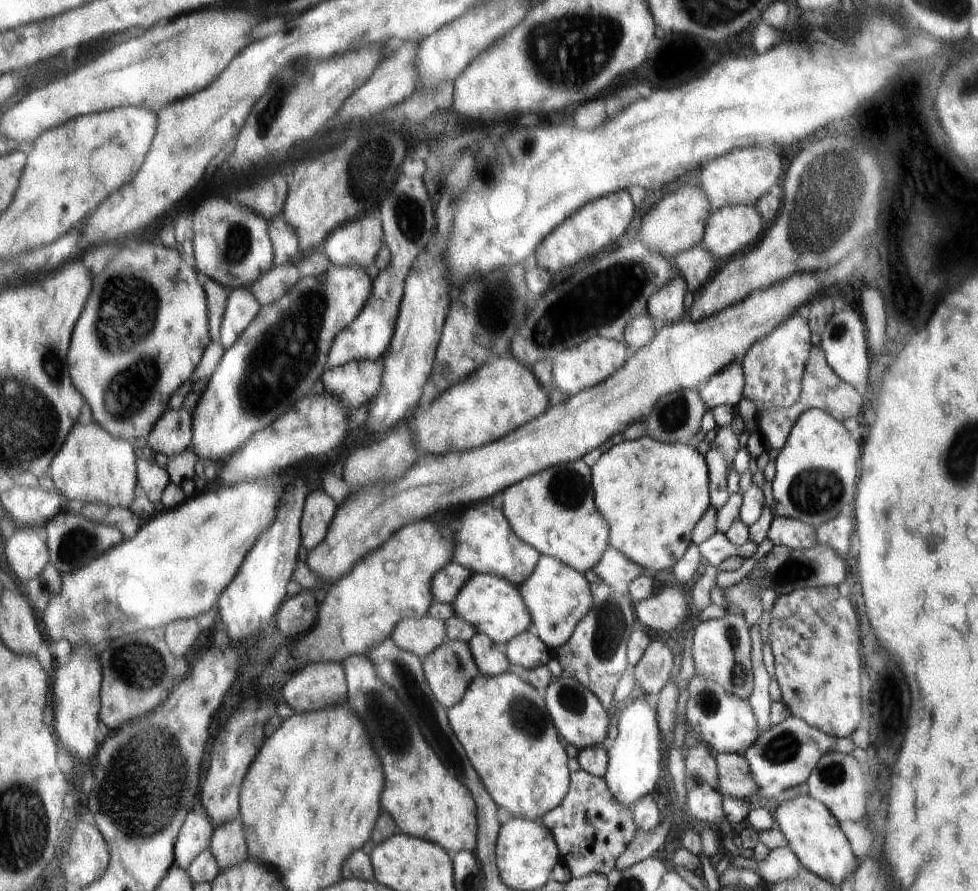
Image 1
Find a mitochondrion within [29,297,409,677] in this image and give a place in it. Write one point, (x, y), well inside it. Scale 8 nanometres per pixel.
(79, 543)

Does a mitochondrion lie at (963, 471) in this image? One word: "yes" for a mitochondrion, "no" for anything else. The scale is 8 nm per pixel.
yes

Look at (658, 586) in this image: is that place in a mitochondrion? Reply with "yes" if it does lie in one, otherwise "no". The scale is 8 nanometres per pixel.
no

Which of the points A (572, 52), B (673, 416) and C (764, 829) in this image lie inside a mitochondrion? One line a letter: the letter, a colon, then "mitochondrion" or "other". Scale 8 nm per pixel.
A: mitochondrion
B: mitochondrion
C: other

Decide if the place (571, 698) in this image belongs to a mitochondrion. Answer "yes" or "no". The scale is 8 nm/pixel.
yes

